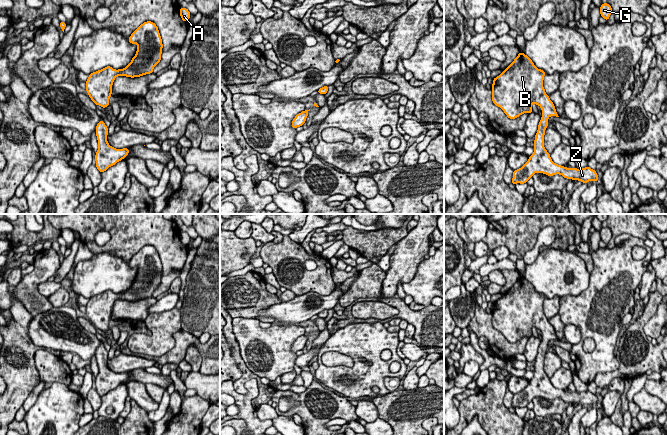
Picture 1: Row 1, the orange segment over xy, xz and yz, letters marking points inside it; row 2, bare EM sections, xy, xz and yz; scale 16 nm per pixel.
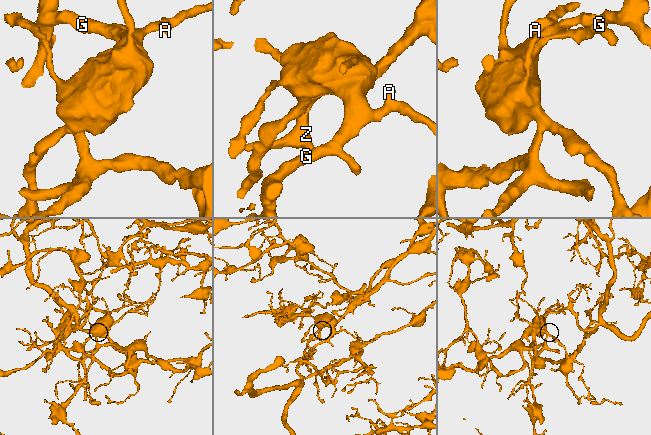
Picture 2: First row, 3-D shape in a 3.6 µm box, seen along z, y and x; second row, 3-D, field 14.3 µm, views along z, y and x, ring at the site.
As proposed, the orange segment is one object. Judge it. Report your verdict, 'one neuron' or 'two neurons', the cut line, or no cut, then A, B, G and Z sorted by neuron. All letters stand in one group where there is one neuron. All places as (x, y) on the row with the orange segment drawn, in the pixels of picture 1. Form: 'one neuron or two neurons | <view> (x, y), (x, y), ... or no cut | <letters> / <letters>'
one neuron | no cut | A B G Z

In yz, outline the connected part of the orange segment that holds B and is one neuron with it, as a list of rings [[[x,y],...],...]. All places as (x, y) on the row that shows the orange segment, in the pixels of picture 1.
[[[520,52],[514,61],[493,79],[492,102],[500,107],[508,118],[515,119],[523,113],[530,114],[533,111],[533,103],[542,109],[534,140],[534,152],[521,168],[514,170],[511,183],[527,183],[527,180],[538,172],[548,176],[560,174],[564,178],[583,183],[599,181],[596,171],[588,166],[577,169],[555,164],[545,149],[544,135],[548,127],[548,118],[559,117],[543,87],[545,74],[545,71],[535,67],[527,55]]]

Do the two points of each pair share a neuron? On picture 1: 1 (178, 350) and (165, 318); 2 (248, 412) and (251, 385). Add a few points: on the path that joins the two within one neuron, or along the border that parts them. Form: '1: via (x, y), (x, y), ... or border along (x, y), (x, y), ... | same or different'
1: border along (181, 328), (173, 334), (174, 345), (170, 349) | different
2: via (247, 405), (247, 398), (251, 392) | same

